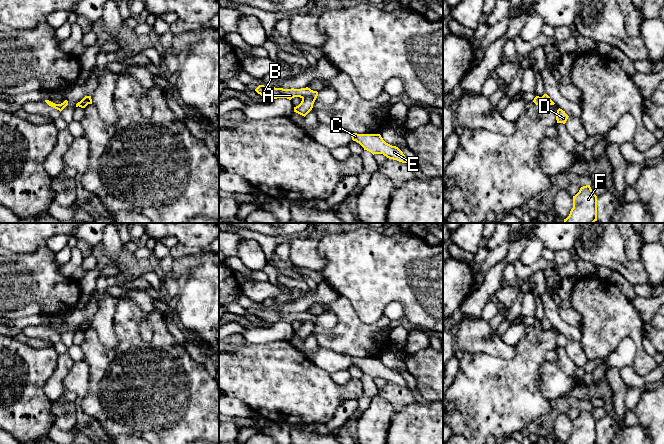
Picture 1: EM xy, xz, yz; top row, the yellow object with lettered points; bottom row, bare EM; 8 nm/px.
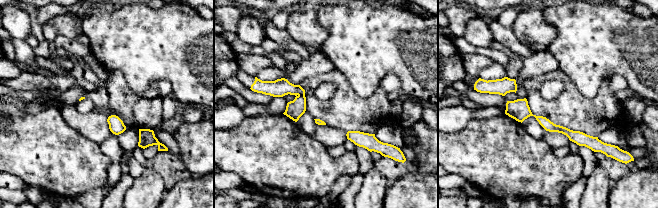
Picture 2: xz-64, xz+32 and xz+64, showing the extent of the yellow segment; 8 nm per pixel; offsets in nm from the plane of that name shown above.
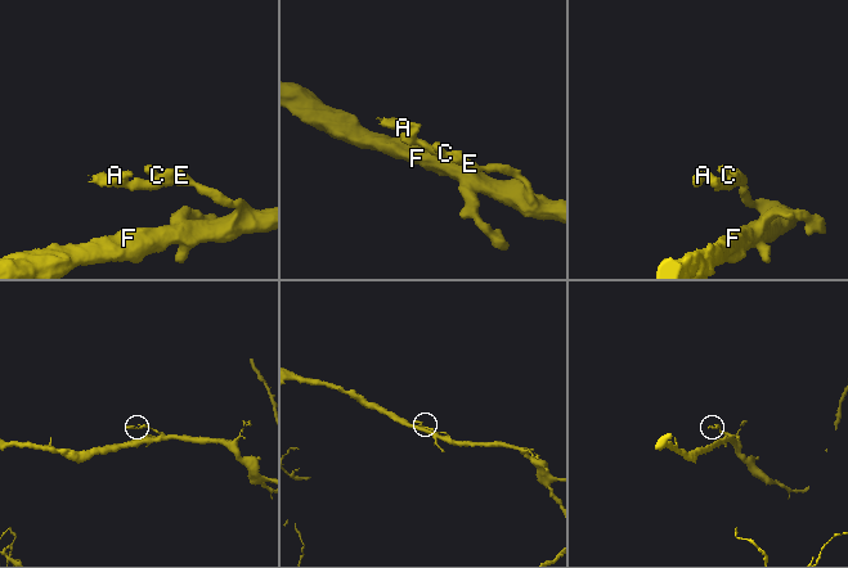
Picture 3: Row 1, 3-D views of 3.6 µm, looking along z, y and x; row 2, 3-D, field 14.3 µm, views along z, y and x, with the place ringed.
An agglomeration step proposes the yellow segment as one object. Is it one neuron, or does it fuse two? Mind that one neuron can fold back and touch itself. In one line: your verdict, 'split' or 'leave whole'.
split

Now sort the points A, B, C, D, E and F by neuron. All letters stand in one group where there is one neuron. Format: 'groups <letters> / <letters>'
groups A B / C D E F

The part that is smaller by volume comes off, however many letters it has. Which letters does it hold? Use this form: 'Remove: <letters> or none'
Remove: A, B

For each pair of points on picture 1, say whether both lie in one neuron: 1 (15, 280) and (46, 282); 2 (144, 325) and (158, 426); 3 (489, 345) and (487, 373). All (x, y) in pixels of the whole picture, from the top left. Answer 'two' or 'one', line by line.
1: one
2: two
3: two

